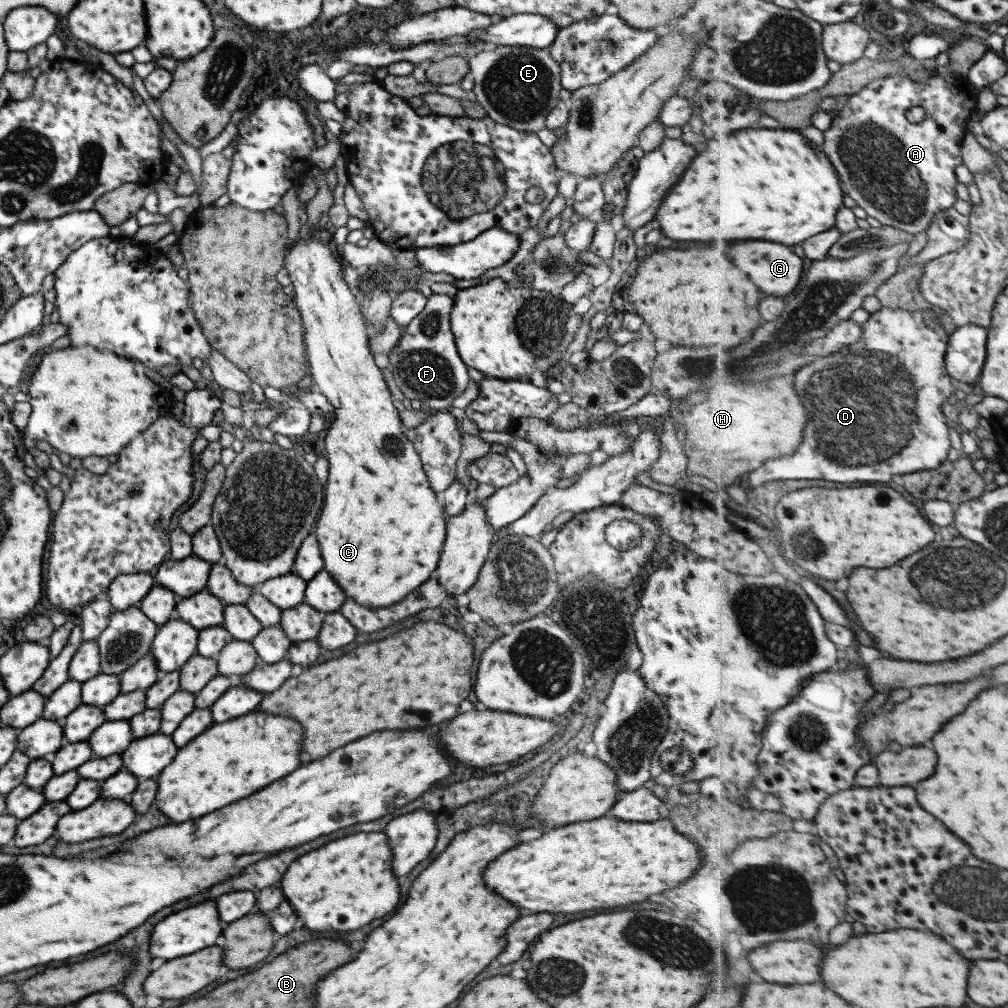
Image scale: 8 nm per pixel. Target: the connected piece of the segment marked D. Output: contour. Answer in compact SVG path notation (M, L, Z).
M882 307L879 311L875 311L869 315L868 320L862 324L863 338L855 345L847 346L841 352L833 352L823 357L815 357L804 367L801 367L793 376L797 376L797 390L807 406L807 410L811 412L811 422L807 424L807 432L805 432L805 440L803 446L799 448L797 454L787 458L787 466L783 466L781 461L769 460L769 464L765 462L758 469L755 469L745 477L729 477L737 493L741 496L748 490L757 490L763 486L765 482L773 482L773 480L833 480L833 482L889 482L893 480L893 476L899 477L911 474L917 471L931 470L939 468L947 461L947 454L954 446L954 440L951 438L948 419L943 415L943 402L955 392L955 385L951 382L951 376L947 370L946 354L950 345L950 335L943 329L943 326L937 320L937 317L929 310L893 310L893 308Z

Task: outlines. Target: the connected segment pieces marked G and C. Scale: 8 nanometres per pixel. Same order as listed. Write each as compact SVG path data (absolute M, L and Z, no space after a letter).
M737 242L733 246L727 248L727 254L731 254L731 260L747 274L751 274L751 280L761 288L765 290L767 294L773 294L773 296L785 296L785 294L791 294L801 278L803 278L803 258L799 258L789 246L783 246L783 244L777 244L777 242Z
M306 229L305 232L307 232L307 238L303 238L303 241L293 241L284 251L282 267L285 268L289 279L291 279L289 288L292 292L291 296L295 296L294 304L300 316L302 339L309 364L308 380L312 383L313 389L327 398L332 406L333 413L328 418L326 425L327 434L324 438L328 473L323 484L323 504L319 511L317 522L314 524L315 530L313 532L315 532L315 538L319 542L319 550L321 550L321 558L323 558L323 570L327 571L327 574L330 574L335 582L339 582L339 588L343 590L343 594L347 598L355 600L359 606L365 606L365 608L385 608L385 606L391 606L391 604L403 600L405 594L409 594L413 588L417 588L436 569L439 554L441 554L443 548L447 520L445 519L445 514L443 514L443 506L437 502L435 492L429 486L429 482L427 482L418 454L404 434L400 419L398 418L398 411L391 405L393 398L383 375L373 362L373 355L371 355L369 345L367 345L367 328L365 323L363 323L363 311L361 305L357 304L355 296L351 294L347 284L344 282L343 265L337 257L333 257L327 243L319 240L319 232L317 230L309 233L308 229Z

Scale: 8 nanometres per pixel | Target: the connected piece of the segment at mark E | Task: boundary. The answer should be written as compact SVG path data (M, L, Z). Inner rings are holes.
M499 45L469 58L468 72L473 76L475 102L485 110L485 116L515 130L535 133L545 128L547 113L560 100L561 70L546 49Z

